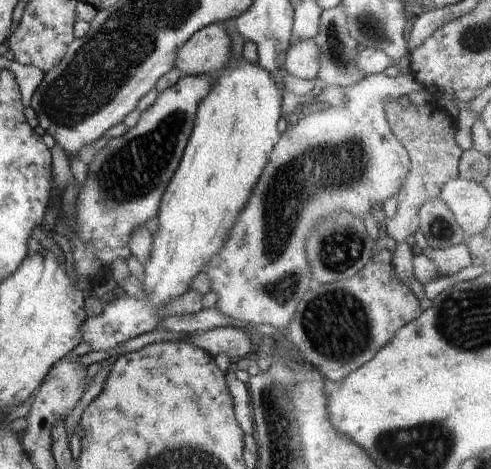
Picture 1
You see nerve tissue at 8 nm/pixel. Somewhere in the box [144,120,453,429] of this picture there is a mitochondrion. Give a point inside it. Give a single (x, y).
(294, 186)

